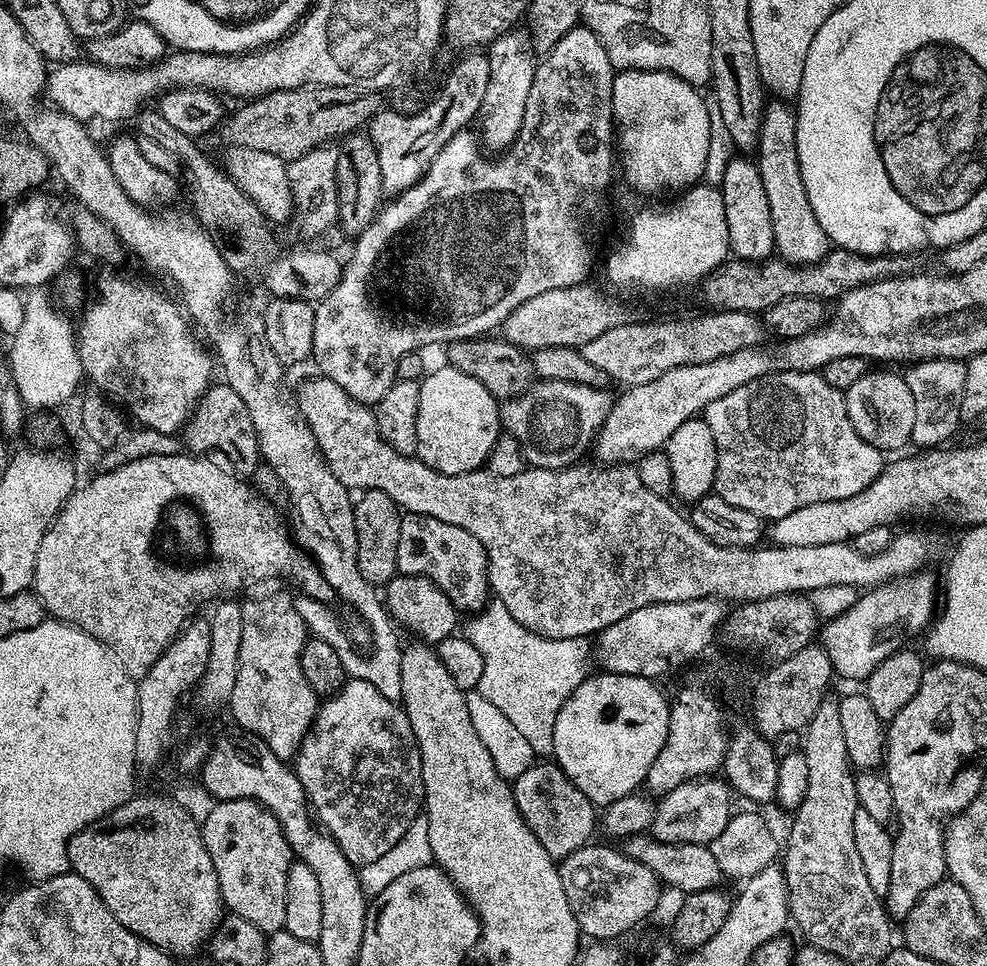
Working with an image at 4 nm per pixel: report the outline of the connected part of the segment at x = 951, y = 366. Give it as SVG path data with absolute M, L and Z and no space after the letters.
M956 359L923 360L913 363L904 377L910 388L934 388L934 398L928 392L928 398L918 396L915 407L914 428L911 431L910 442L919 449L930 450L939 447L956 430L961 423L961 396L965 388L965 376L968 373L967 363Z

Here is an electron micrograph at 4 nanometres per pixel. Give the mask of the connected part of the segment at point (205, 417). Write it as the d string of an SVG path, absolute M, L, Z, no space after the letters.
M223 382L213 383L208 391L204 393L204 397L196 403L196 408L193 410L191 418L182 429L182 440L189 453L216 454L212 452L221 452L222 455L228 456L229 462L227 461L227 463L229 465L236 464L237 469L235 468L235 471L244 478L248 478L248 475L256 467L261 467L262 464L254 422L250 422L246 402L242 402L242 398L238 398L238 394L234 394L234 390L230 390L230 386Z

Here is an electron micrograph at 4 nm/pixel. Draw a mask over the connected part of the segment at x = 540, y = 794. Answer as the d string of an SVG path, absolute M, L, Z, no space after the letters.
M533 762L522 774L518 774L516 780L511 781L514 802L518 806L520 815L530 826L530 830L542 842L546 854L553 858L563 858L569 856L574 850L583 848L585 844L593 839L592 831L595 833L598 828L598 812L592 803L570 782L570 778L560 769L559 764L555 762Z

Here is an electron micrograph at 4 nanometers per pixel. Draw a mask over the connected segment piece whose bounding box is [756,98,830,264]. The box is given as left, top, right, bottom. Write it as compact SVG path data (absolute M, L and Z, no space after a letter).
M783 99L765 103L756 165L762 174L770 219L774 221L775 255L789 264L819 264L830 251L830 241L818 218L814 218L814 206L810 206L810 198L802 182L802 170L798 166L796 113L793 105Z

